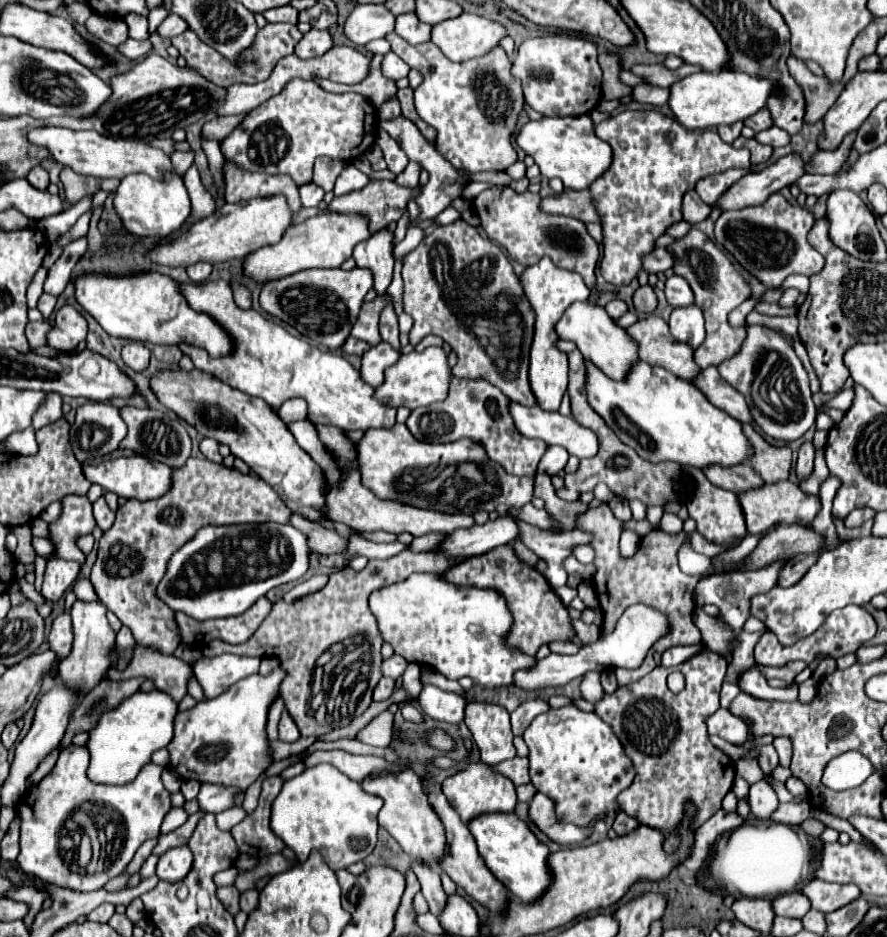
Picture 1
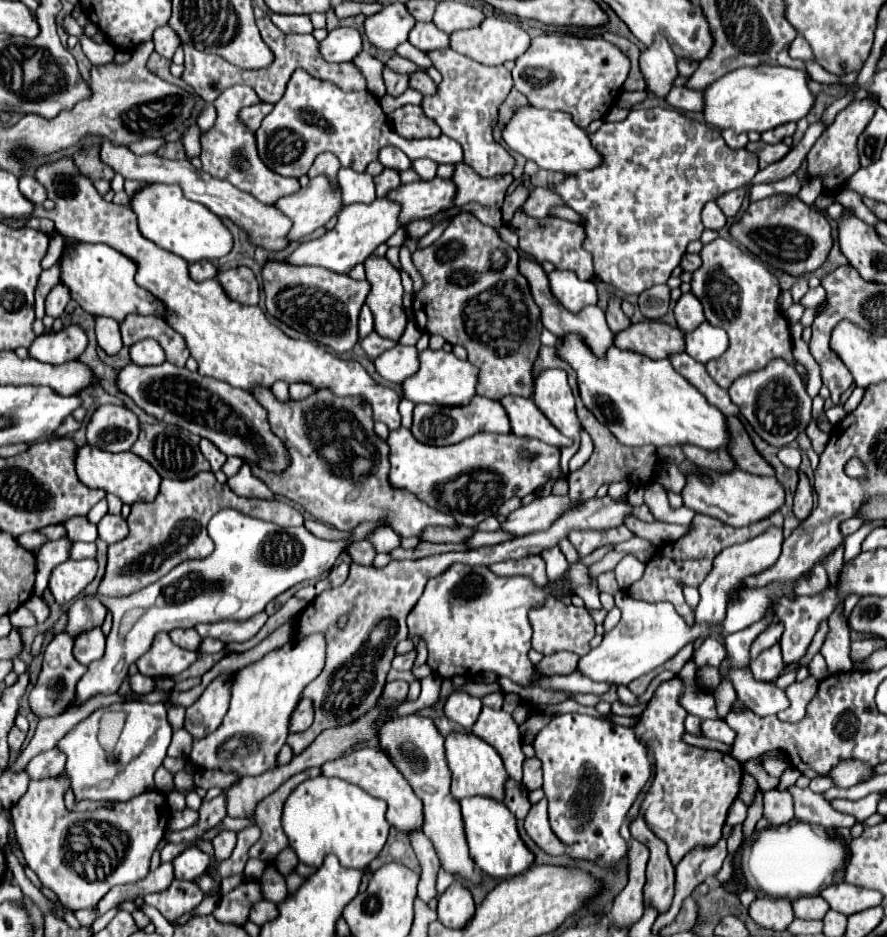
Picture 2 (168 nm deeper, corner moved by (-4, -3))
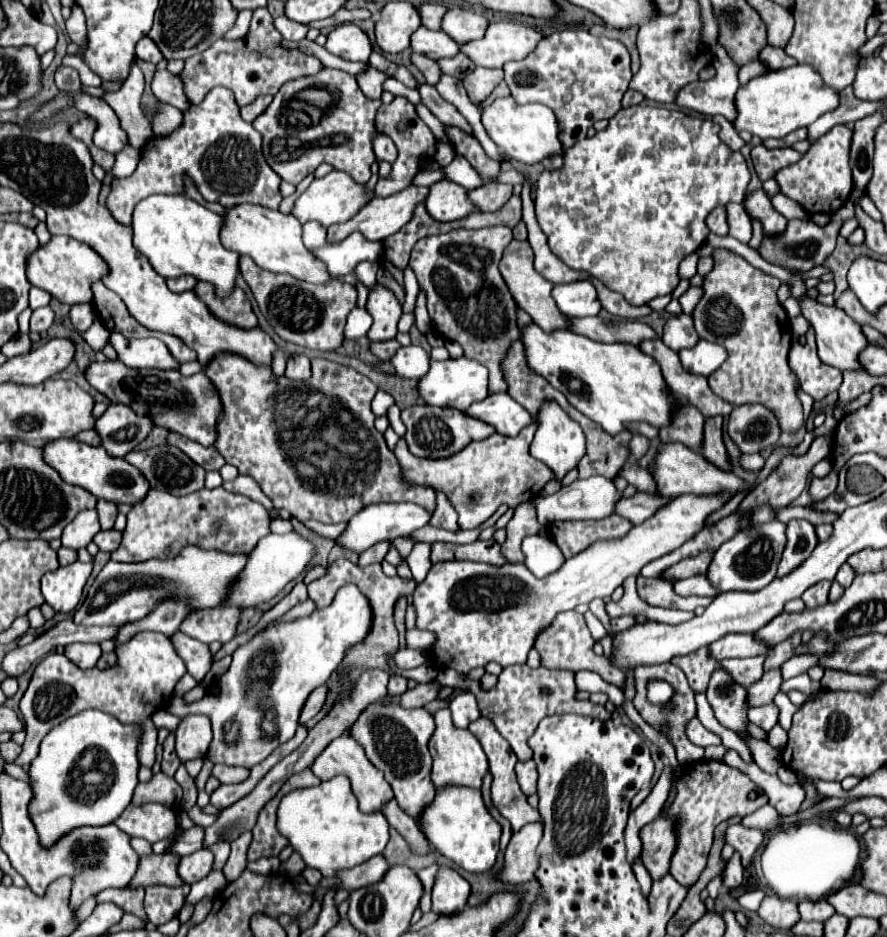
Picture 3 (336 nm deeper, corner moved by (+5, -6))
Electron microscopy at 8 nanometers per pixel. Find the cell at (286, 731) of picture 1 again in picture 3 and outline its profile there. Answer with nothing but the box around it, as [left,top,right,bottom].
[299,687,327,723]

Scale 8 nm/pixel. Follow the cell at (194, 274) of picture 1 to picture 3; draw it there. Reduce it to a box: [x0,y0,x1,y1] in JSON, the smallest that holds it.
[167,275,197,293]

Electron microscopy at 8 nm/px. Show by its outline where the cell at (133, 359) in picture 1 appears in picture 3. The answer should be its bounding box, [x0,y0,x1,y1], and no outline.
[109,333,179,369]

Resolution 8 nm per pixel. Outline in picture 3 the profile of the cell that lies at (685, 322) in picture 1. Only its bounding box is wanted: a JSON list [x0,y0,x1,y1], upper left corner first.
[679,339,727,377]

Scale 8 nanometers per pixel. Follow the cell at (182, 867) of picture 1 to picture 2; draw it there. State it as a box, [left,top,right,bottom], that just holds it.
[172,846,210,880]

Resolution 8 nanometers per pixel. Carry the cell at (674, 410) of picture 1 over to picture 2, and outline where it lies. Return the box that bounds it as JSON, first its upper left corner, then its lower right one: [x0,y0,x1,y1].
[556,334,730,450]

